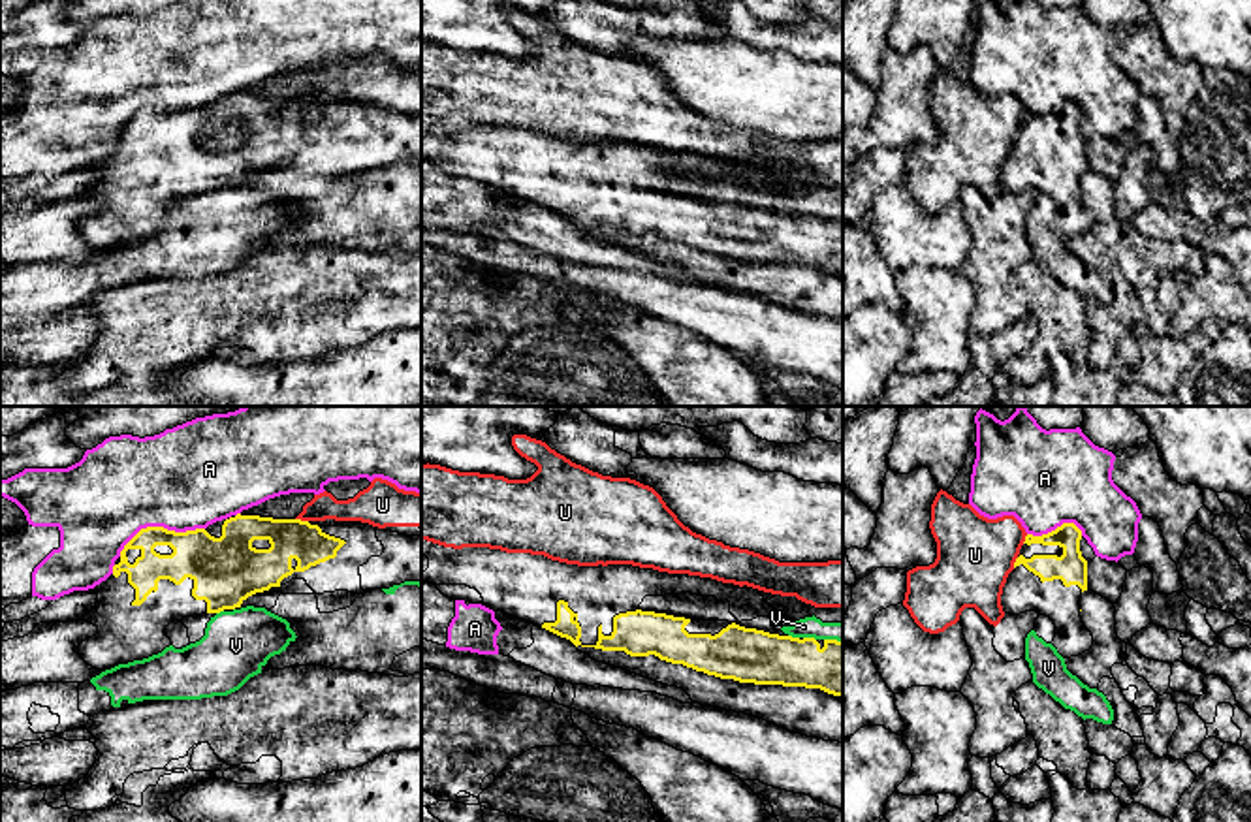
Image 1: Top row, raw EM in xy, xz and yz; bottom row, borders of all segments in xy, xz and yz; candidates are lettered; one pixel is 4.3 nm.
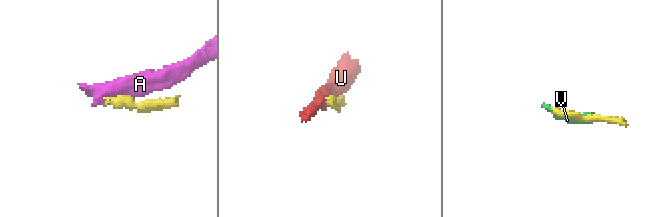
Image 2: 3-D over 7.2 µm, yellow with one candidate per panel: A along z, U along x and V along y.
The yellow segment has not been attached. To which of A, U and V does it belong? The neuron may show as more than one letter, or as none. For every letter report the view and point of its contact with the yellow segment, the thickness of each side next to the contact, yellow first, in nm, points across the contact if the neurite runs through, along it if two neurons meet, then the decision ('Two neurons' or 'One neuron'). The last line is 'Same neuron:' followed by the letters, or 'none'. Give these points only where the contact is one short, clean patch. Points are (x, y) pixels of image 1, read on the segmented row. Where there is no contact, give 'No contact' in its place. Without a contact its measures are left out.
A: Touches yellow at xy (158, 527). Thickness 200 nm (yellow) against 440 nm. Two neurons
U: Touches yellow at xy (300, 520). Thickness 180 nm (yellow) against 110 nm. Two neurons
V: Touches yellow at xz (809, 638). Thickness 240 nm (yellow) against 90 nm. Two neurons
Same neuron: none

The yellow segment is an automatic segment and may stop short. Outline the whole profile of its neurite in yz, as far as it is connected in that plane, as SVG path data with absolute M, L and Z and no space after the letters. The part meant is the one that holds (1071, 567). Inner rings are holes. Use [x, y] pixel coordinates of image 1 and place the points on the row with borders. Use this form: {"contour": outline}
{"contour": "M1074 523L1042 536L1027 534L1001 594L1005 613L1037 611L1053 621L1052 645L1063 658L1078 656L1093 645L1080 617L1080 598L1087 591L1087 561L1080 540L1082 530Z"}

